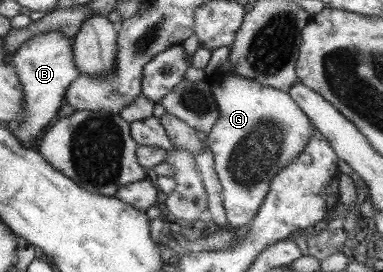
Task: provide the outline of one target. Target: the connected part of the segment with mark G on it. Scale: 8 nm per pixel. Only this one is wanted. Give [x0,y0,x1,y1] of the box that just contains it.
[205,67,312,228]

